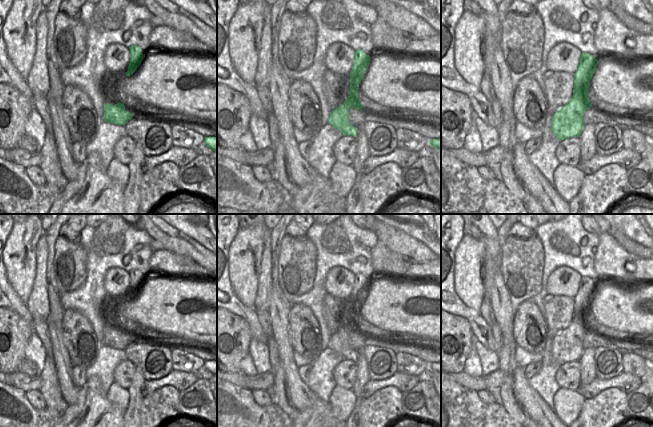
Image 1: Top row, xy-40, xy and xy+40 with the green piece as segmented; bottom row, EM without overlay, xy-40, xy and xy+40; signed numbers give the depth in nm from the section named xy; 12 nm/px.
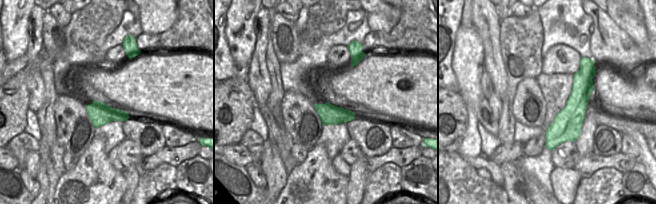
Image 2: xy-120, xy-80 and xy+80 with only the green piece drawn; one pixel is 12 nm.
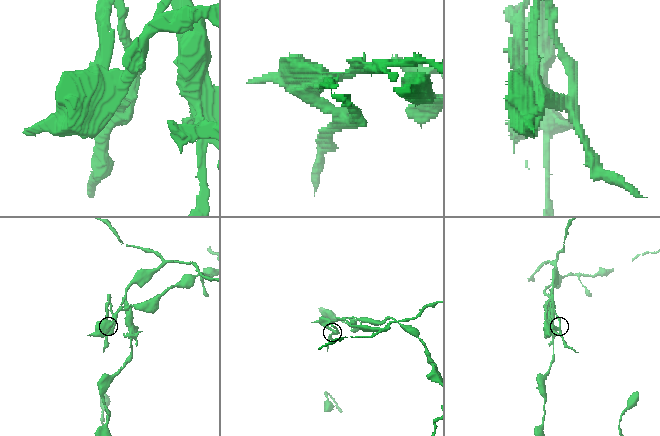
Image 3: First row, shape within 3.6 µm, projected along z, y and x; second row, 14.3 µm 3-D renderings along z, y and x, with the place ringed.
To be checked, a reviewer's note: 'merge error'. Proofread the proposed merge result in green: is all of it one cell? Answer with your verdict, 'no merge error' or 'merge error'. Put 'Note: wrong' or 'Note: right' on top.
Note: right
merge error

